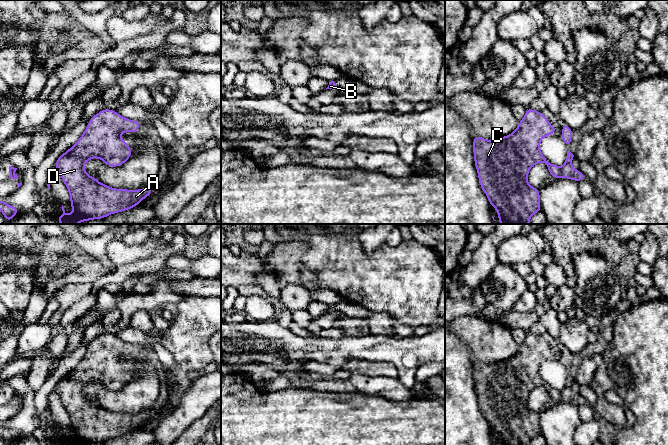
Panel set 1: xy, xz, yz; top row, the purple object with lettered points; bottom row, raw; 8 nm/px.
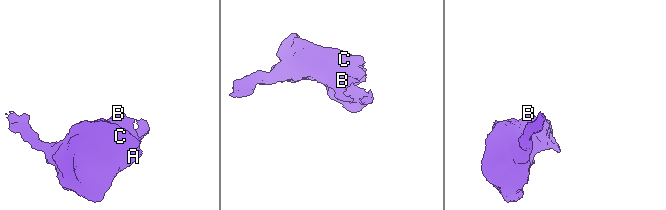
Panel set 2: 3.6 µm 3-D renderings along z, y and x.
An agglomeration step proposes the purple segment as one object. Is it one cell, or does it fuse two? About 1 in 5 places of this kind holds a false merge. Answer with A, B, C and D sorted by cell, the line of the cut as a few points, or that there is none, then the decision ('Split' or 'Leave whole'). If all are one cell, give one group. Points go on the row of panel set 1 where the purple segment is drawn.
Groups: A B C D. No split. Leave whole

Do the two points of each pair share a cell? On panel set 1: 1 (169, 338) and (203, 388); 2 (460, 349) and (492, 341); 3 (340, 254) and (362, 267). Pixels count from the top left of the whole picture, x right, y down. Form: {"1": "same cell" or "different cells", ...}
{"1": "different cells", "2": "different cells", "3": "same cell"}

